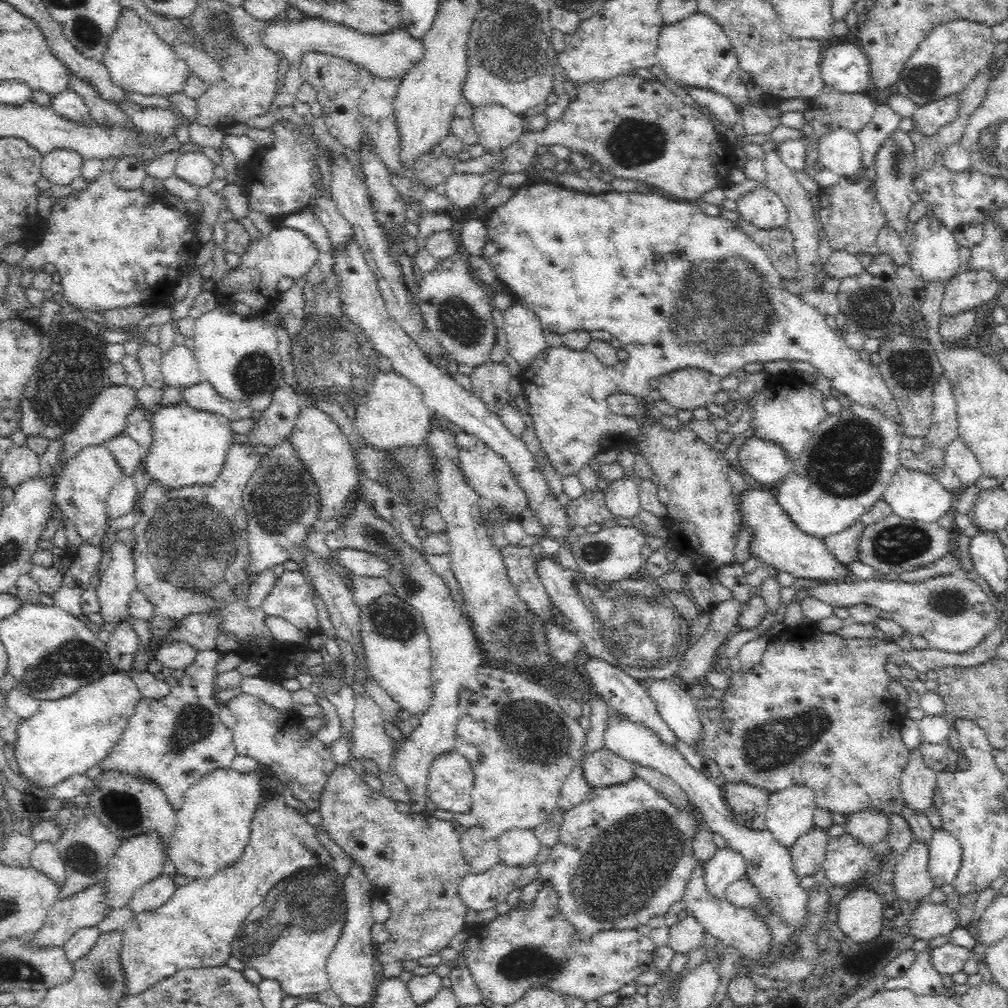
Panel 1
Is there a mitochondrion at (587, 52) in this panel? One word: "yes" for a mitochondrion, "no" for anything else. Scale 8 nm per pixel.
no

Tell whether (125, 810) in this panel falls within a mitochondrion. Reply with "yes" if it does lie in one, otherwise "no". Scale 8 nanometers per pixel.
yes

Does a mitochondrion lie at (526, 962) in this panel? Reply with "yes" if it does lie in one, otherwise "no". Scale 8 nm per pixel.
yes

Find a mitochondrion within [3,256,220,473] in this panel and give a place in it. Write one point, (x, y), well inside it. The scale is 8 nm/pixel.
(65, 384)

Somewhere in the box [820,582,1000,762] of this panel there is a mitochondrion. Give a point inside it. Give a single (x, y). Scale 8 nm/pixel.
(951, 603)

